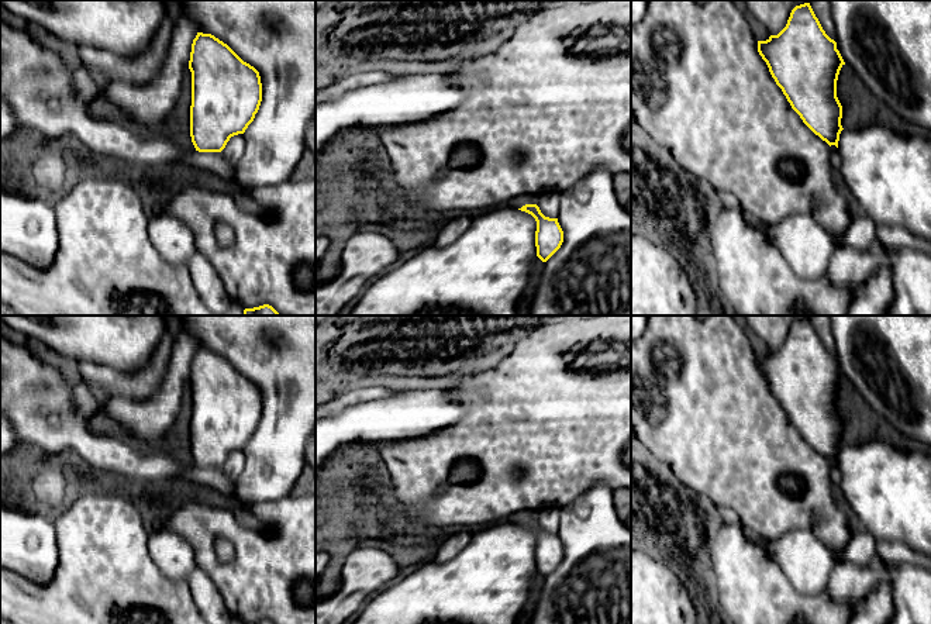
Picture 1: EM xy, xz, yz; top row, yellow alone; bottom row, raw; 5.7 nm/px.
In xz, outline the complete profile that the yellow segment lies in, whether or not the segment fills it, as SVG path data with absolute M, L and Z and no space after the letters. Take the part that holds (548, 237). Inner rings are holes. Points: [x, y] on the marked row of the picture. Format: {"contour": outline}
{"contour": "M525 204L518 210L525 211L535 218L537 256L542 262L546 262L563 242L563 231L558 223L558 218L545 217L537 204Z"}

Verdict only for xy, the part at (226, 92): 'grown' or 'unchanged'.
unchanged

